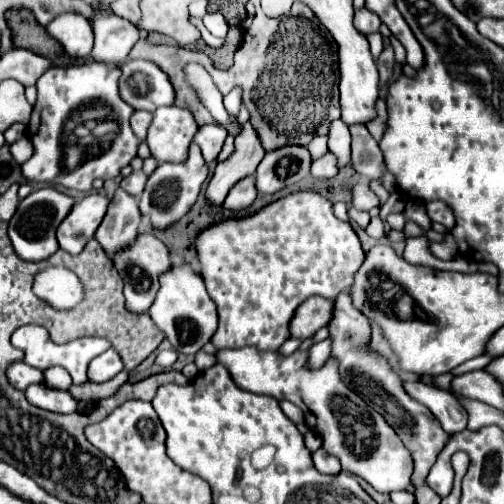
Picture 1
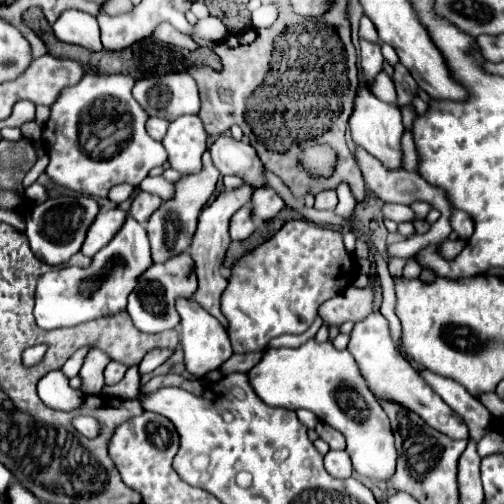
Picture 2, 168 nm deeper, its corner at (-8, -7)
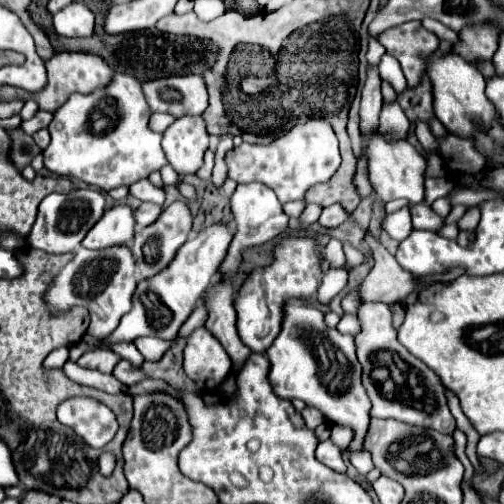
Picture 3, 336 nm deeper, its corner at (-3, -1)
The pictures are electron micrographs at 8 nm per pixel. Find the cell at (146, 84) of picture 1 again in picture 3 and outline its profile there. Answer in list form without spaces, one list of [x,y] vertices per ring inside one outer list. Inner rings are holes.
[[[197,74],[169,76],[169,78],[159,78],[159,80],[145,82],[143,92],[145,92],[145,98],[147,98],[153,112],[167,112],[167,114],[171,114],[175,118],[181,118],[181,116],[187,116],[187,114],[199,116],[209,106],[205,80],[203,80],[203,76],[197,76]]]

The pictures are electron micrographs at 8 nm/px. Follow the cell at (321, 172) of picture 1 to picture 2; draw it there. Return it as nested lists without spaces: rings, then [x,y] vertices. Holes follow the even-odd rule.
[[[322,190],[316,194],[314,208],[318,210],[334,210],[336,208],[336,190]]]

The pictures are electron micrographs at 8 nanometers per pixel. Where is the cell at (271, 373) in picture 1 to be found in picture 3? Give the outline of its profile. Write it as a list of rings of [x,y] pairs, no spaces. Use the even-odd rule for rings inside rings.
[[[285,302],[283,308],[283,326],[279,336],[273,340],[271,348],[267,350],[267,356],[271,360],[271,372],[269,372],[269,382],[273,386],[273,392],[285,400],[299,398],[309,406],[315,406],[317,410],[323,412],[327,420],[333,420],[335,424],[351,426],[355,430],[355,440],[349,446],[351,450],[363,448],[363,438],[369,428],[369,410],[371,402],[367,398],[367,392],[361,384],[361,366],[355,356],[355,340],[353,336],[339,334],[335,328],[327,328],[323,324],[323,312],[309,306],[309,304],[291,304]],[[311,330],[323,330],[329,338],[329,342],[343,352],[347,358],[347,372],[345,374],[327,374],[319,368],[319,362],[315,358],[315,352],[309,346],[309,332]]]

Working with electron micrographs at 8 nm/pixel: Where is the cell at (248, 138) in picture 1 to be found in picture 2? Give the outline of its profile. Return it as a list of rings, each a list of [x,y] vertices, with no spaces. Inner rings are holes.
[[[242,184],[242,186],[234,188],[234,190],[220,192],[216,196],[216,200],[200,212],[198,228],[196,228],[196,234],[194,234],[194,240],[192,240],[192,248],[188,248],[188,254],[194,260],[194,272],[196,272],[196,278],[198,278],[198,288],[194,292],[196,302],[200,302],[200,306],[206,312],[210,312],[214,318],[218,318],[224,326],[228,326],[228,324],[226,324],[226,318],[220,312],[220,294],[226,288],[226,278],[220,274],[220,262],[222,262],[224,252],[226,252],[226,248],[230,244],[230,236],[228,236],[230,216],[234,216],[236,210],[240,210],[244,204],[250,202],[252,192],[254,192],[254,188],[250,184]]]

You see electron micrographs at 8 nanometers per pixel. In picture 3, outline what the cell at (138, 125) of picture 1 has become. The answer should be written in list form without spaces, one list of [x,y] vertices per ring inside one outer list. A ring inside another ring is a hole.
[[[153,114],[149,126],[151,126],[151,130],[155,130],[155,132],[165,132],[173,122],[175,122],[175,118],[173,118],[171,114]]]

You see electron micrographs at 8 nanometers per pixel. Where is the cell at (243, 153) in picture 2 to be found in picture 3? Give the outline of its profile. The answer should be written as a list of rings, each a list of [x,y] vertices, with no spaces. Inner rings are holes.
[[[309,118],[303,124],[295,124],[285,136],[273,140],[271,144],[259,146],[243,142],[227,154],[229,178],[237,184],[261,182],[277,194],[281,204],[289,200],[305,200],[305,192],[319,182],[327,182],[337,172],[339,164],[341,156],[337,136],[331,124],[323,122],[323,118]]]

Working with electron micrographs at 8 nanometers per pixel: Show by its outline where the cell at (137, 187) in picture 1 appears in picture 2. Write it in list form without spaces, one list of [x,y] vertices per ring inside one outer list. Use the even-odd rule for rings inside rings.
[[[136,190],[134,192],[134,198],[132,198],[132,206],[130,206],[130,216],[134,216],[138,222],[146,222],[148,216],[160,206],[162,198],[156,196],[156,194],[150,194],[150,192],[144,192],[144,190]]]

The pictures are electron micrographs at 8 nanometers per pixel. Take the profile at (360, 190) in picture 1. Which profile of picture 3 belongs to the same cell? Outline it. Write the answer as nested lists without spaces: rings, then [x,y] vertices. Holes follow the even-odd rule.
[[[427,204],[411,206],[411,216],[413,216],[413,228],[417,230],[439,232],[439,228],[445,224],[445,220],[439,214],[435,214]]]

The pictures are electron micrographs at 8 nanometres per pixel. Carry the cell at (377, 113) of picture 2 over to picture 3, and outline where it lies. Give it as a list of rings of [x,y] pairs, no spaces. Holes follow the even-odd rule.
[[[377,132],[371,142],[369,142],[369,178],[375,188],[375,194],[383,200],[395,200],[395,198],[405,198],[409,204],[421,204],[425,200],[425,168],[427,162],[425,158],[407,142],[385,142],[383,136]]]

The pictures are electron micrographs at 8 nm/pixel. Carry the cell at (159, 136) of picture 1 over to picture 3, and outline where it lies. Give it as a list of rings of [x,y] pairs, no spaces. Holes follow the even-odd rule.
[[[201,116],[177,118],[163,134],[163,152],[179,176],[195,174],[203,166],[209,134]]]

